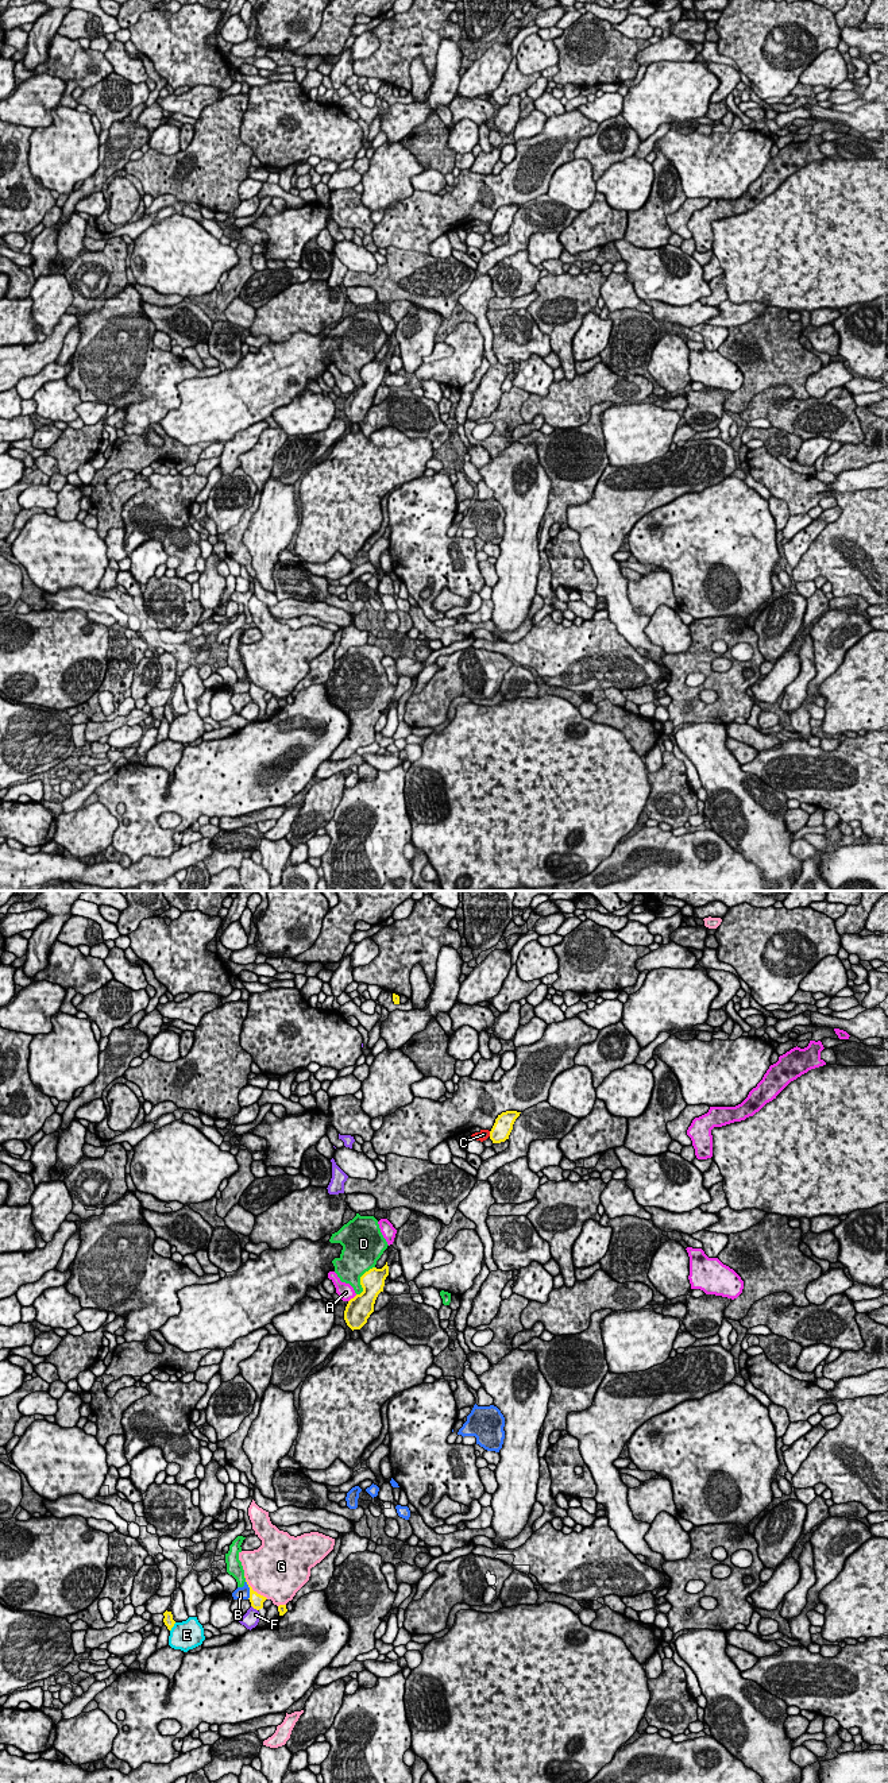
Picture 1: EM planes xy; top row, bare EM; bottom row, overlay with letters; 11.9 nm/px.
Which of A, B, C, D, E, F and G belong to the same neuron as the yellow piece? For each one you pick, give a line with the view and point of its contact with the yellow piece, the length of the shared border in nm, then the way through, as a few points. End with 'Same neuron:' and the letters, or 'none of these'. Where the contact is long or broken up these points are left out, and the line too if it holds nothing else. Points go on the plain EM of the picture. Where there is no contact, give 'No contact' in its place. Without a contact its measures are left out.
Same neuron: none of these

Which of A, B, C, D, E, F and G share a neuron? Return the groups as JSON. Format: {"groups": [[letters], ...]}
{"groups": [["A"], ["B"], ["C"], ["D"], ["E"], ["F"], ["G"]]}

